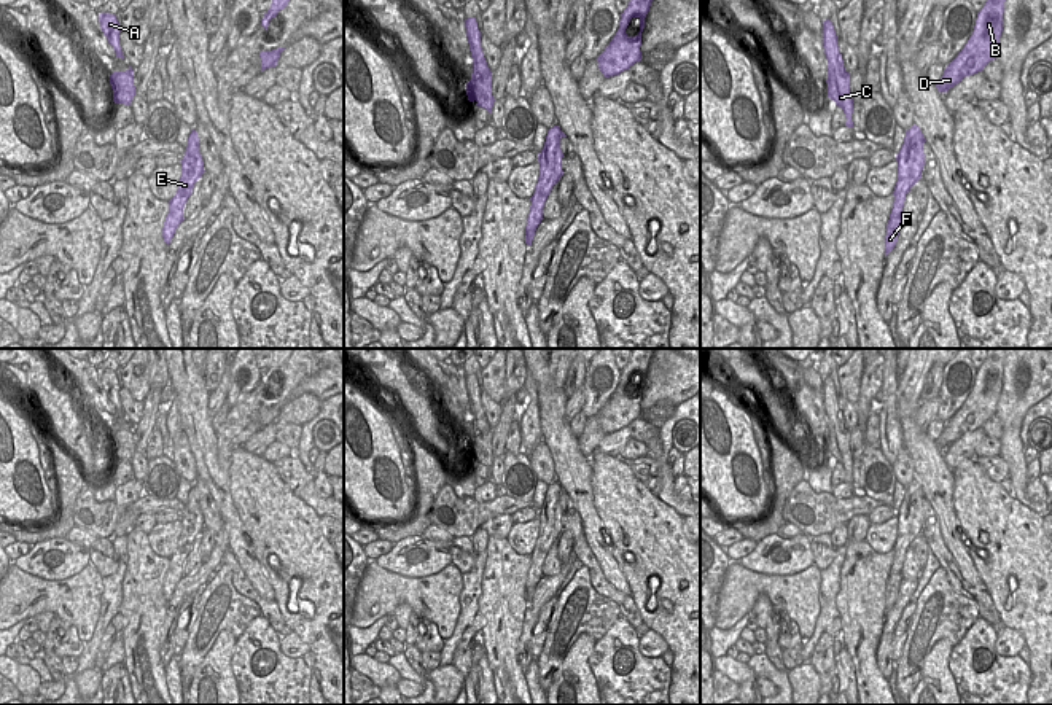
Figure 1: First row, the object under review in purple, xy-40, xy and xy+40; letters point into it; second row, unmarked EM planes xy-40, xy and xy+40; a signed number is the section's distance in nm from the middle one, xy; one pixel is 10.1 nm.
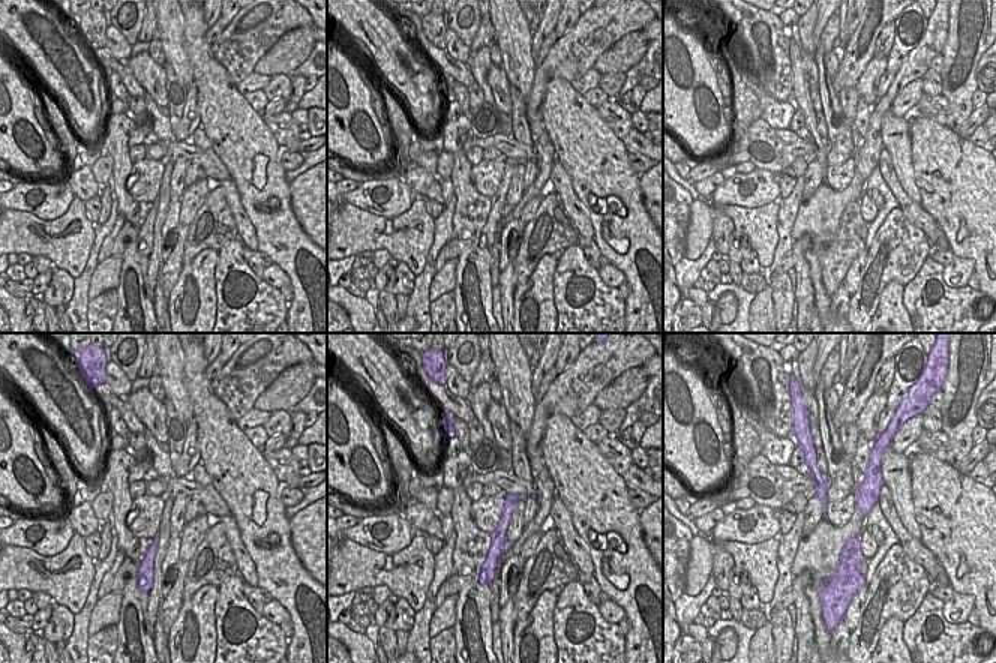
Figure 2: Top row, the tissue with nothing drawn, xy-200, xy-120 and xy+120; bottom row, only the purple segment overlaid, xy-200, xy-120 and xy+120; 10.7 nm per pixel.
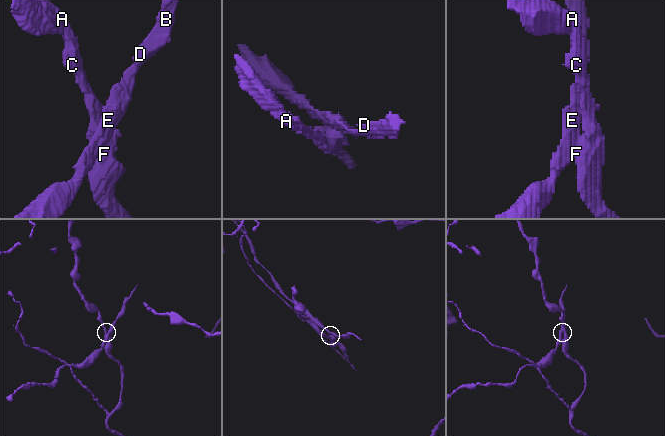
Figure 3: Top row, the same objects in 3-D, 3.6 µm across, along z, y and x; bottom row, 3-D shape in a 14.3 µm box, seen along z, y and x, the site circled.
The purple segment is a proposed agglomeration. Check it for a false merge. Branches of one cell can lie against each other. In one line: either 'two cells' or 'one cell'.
two cells

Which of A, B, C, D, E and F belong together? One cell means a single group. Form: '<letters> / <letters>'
A C F / B D E

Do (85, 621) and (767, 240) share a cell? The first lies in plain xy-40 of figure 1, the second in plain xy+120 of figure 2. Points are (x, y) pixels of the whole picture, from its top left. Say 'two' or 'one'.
one

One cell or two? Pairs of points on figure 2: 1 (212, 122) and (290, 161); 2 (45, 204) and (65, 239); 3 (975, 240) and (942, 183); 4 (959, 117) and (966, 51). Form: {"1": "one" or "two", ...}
{"1": "two", "2": "two", "3": "one", "4": "one"}

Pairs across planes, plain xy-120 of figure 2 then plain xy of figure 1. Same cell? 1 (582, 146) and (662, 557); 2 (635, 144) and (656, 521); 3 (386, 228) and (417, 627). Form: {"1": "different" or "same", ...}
{"1": "same", "2": "different", "3": "different"}

